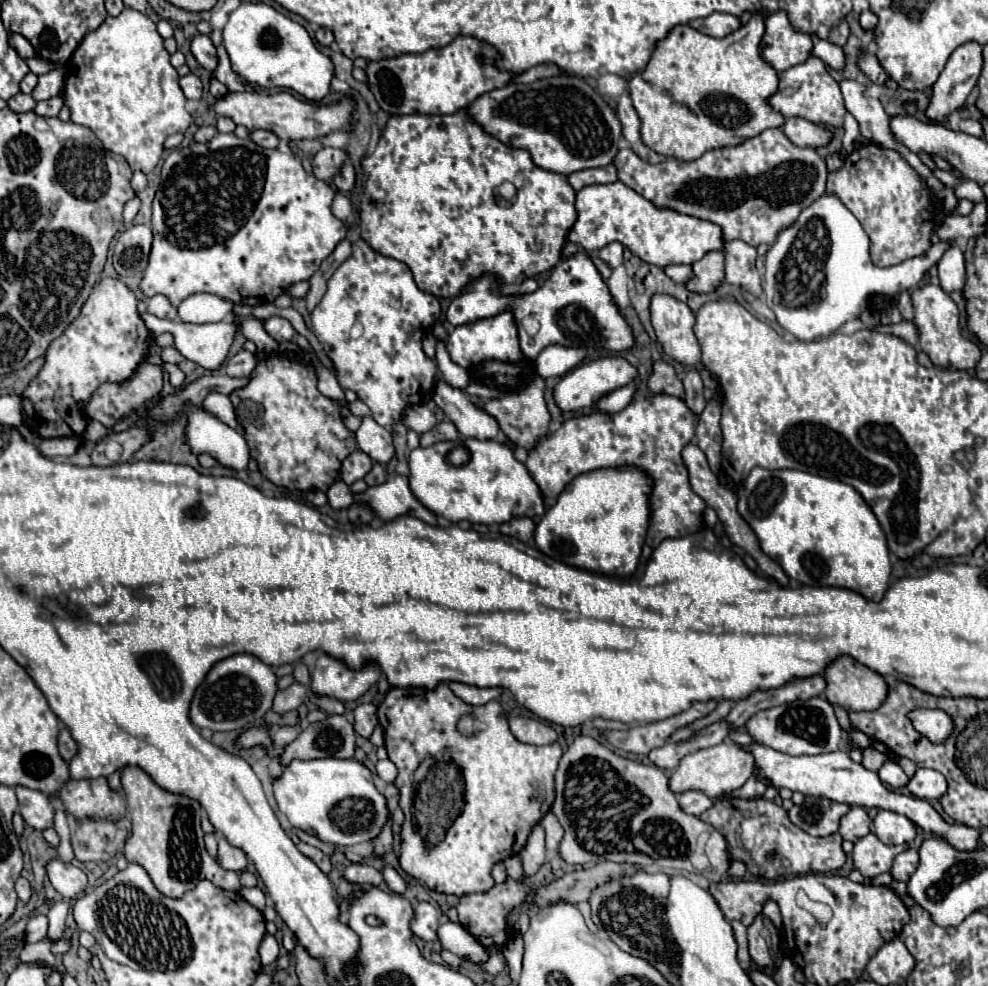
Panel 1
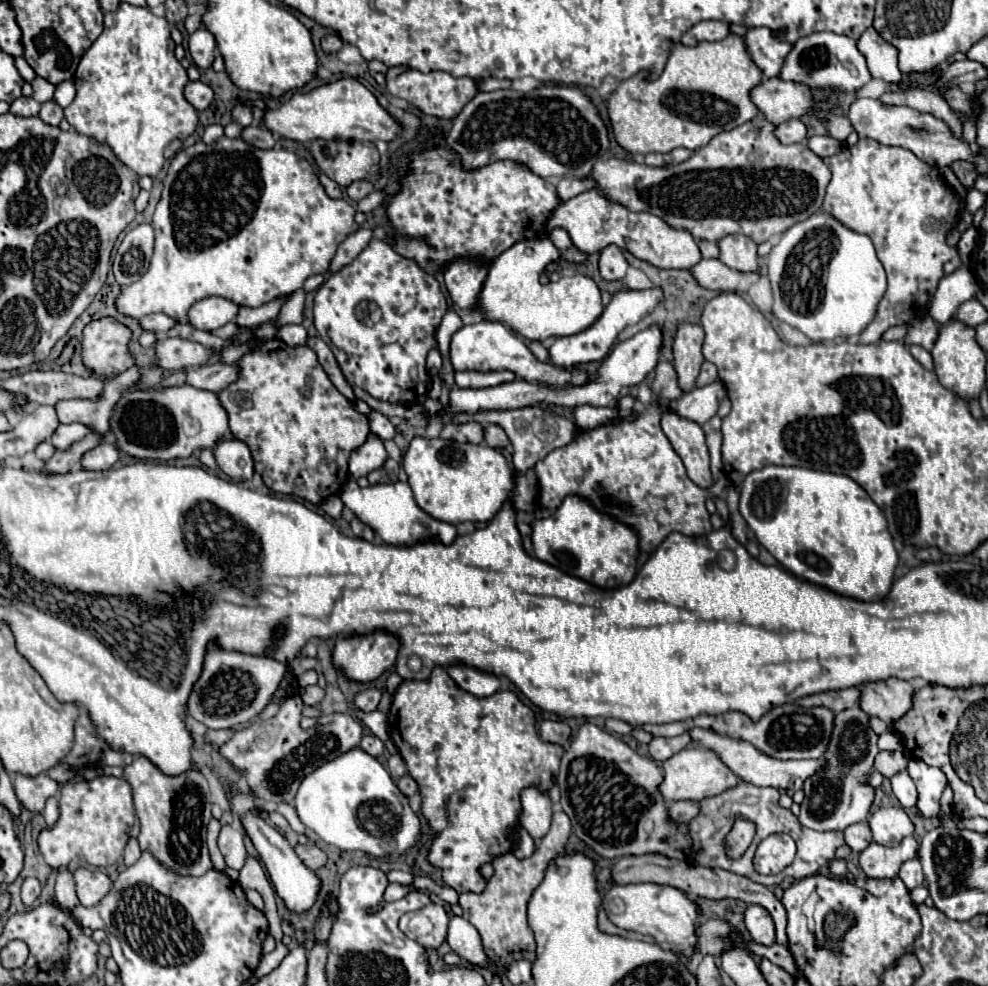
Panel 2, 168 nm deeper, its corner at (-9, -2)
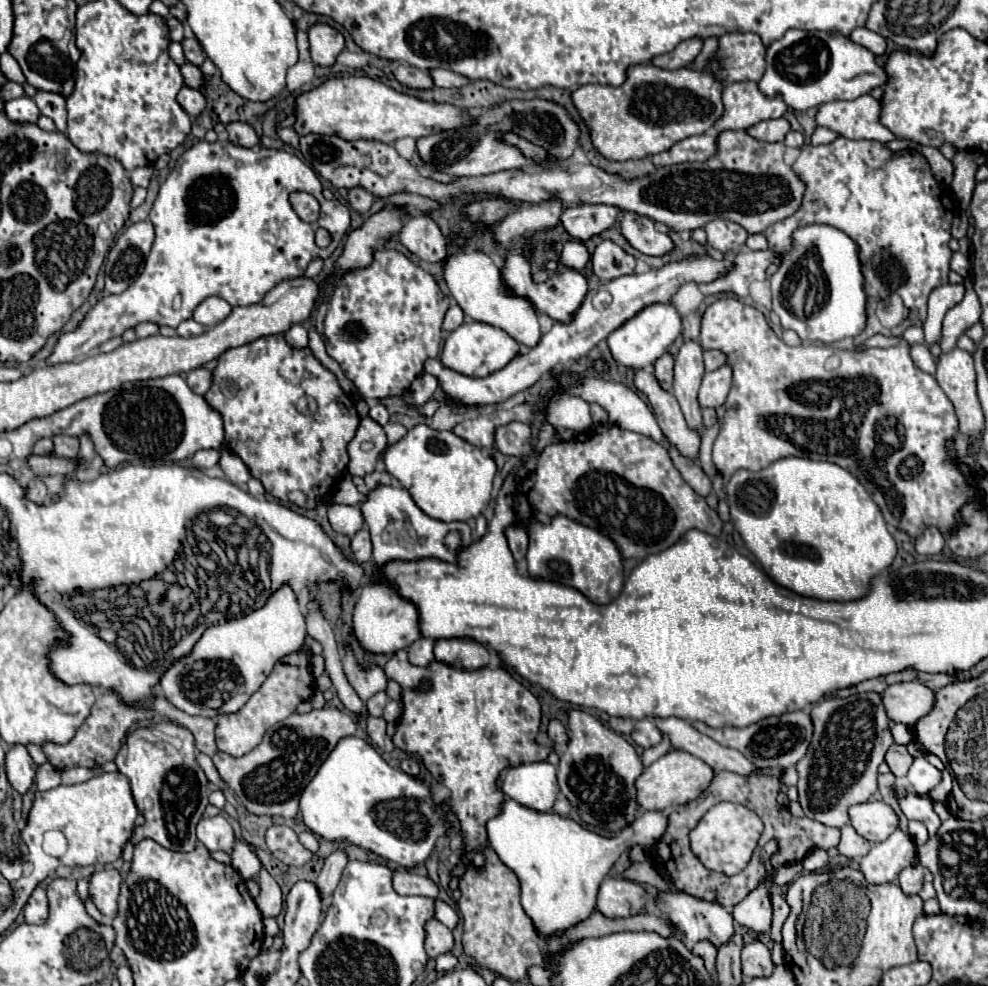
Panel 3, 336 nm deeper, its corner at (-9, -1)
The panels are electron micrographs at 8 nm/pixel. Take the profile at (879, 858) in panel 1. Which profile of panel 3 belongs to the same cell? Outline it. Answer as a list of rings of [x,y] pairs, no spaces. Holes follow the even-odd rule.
[[[896,830],[860,860],[860,870],[868,882],[888,884],[896,882],[898,874],[906,866],[912,866],[916,858],[918,852],[912,838],[902,830]]]

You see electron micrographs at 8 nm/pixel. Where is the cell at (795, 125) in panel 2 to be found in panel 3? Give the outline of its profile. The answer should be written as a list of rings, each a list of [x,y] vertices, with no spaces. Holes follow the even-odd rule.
[[[774,118],[774,120],[758,122],[758,124],[750,126],[746,132],[748,132],[752,138],[762,140],[762,142],[782,142],[788,130],[790,130],[788,120],[784,120],[784,118]]]

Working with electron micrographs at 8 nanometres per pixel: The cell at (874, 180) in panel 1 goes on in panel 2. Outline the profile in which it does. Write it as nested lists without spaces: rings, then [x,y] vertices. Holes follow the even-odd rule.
[[[860,139],[854,147],[844,147],[842,153],[824,159],[832,171],[830,185],[822,211],[838,217],[846,227],[866,233],[882,261],[888,277],[888,289],[878,303],[874,321],[860,333],[860,343],[874,343],[892,325],[908,325],[916,317],[928,313],[928,305],[938,289],[938,281],[944,277],[942,265],[956,255],[956,249],[946,245],[946,235],[954,227],[962,199],[944,183],[938,167],[926,165],[912,151],[902,147],[888,147],[874,139]]]

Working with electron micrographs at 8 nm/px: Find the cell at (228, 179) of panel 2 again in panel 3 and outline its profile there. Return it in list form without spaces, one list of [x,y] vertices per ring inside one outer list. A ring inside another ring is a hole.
[[[196,142],[188,148],[176,162],[174,170],[160,186],[154,206],[150,210],[150,222],[156,230],[156,240],[152,244],[152,252],[148,256],[144,272],[138,280],[122,294],[104,296],[98,304],[84,316],[76,330],[62,334],[52,354],[46,358],[46,364],[62,364],[74,362],[100,344],[108,342],[114,336],[122,336],[124,330],[134,328],[140,322],[154,322],[158,326],[176,328],[180,322],[192,318],[194,308],[208,296],[220,296],[230,306],[246,306],[258,304],[262,296],[278,284],[278,280],[286,280],[290,276],[304,276],[306,266],[312,258],[328,258],[346,236],[350,226],[350,212],[338,200],[324,200],[322,184],[314,170],[306,166],[296,154],[288,154],[282,150],[268,150],[262,146],[242,148],[226,142]],[[290,192],[310,192],[320,202],[320,218],[312,224],[302,222],[298,214],[290,208],[288,194]],[[318,228],[326,228],[332,236],[332,242],[326,248],[318,248],[314,244],[314,232]]]

